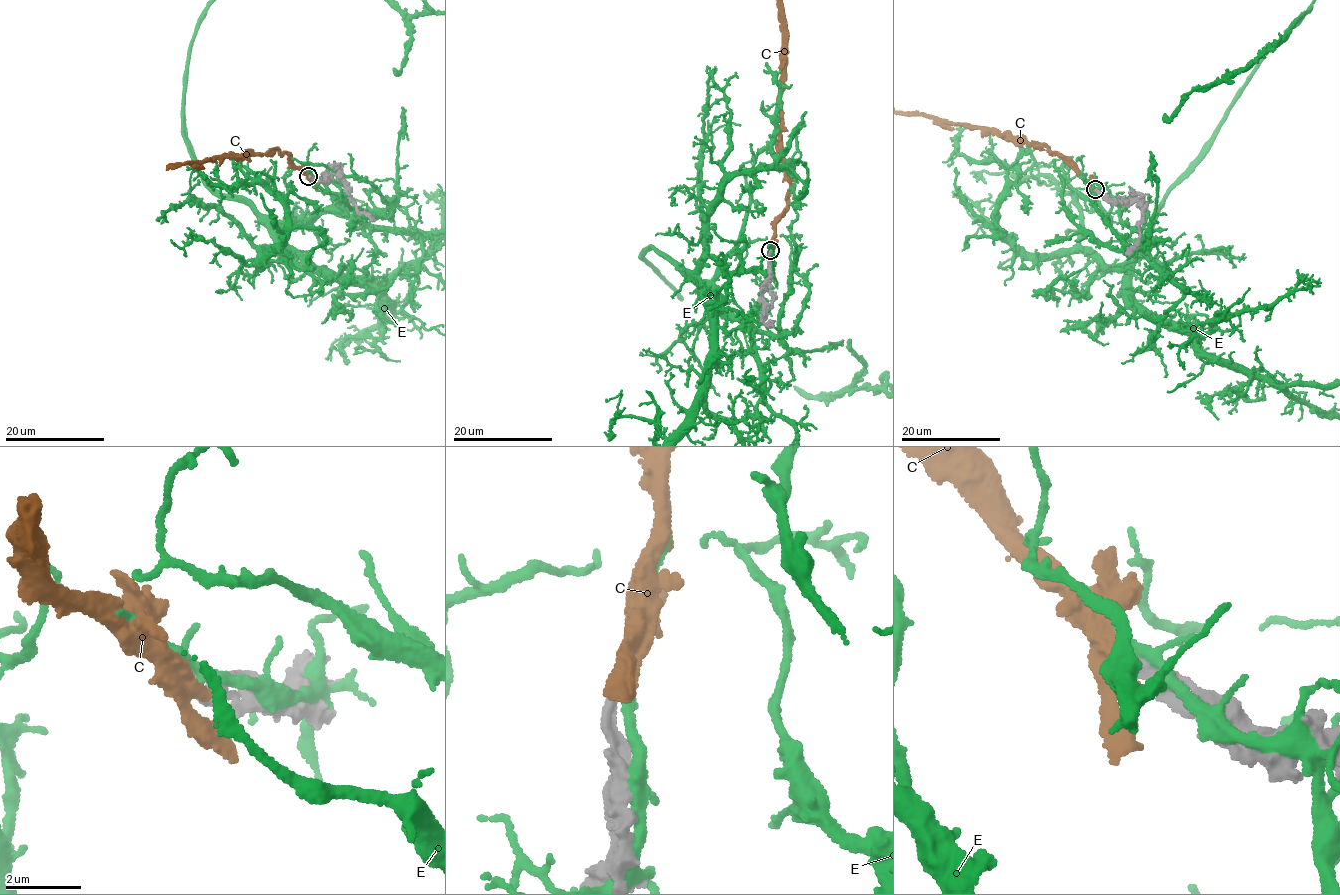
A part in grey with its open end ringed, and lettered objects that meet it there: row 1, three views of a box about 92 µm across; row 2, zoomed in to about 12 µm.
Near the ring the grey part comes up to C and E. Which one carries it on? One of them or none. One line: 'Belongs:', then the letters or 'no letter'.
Belongs: C

